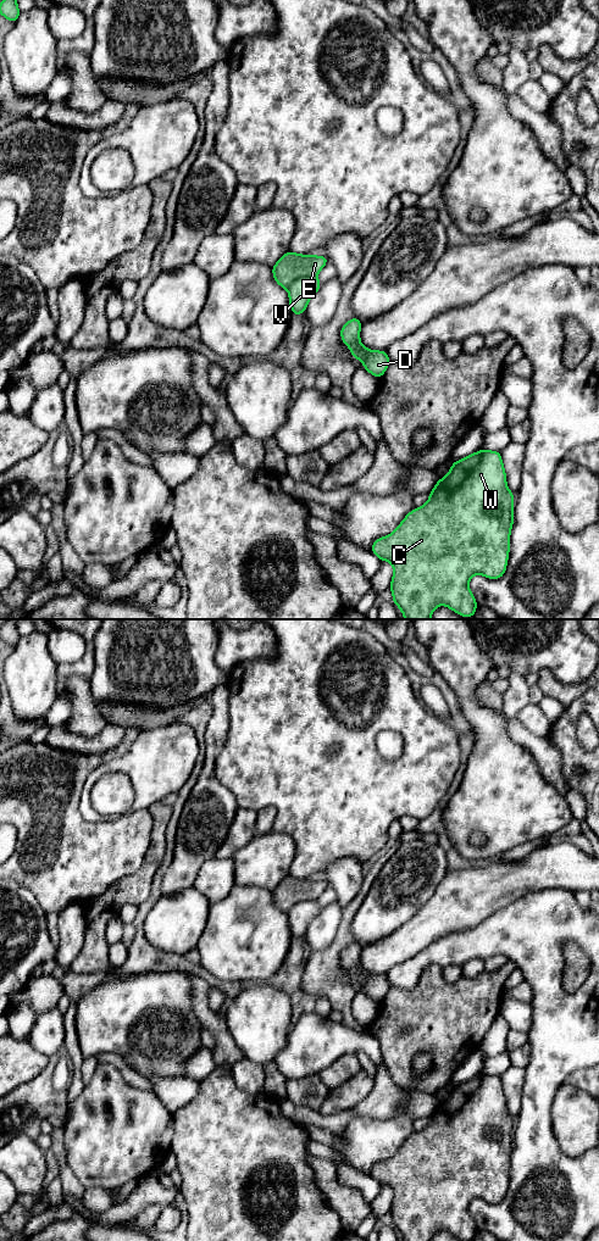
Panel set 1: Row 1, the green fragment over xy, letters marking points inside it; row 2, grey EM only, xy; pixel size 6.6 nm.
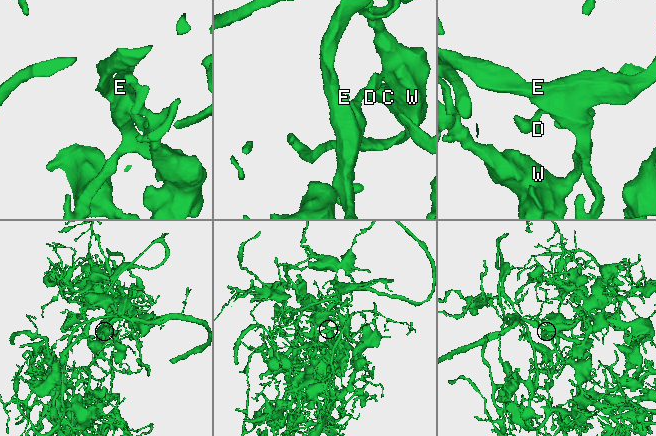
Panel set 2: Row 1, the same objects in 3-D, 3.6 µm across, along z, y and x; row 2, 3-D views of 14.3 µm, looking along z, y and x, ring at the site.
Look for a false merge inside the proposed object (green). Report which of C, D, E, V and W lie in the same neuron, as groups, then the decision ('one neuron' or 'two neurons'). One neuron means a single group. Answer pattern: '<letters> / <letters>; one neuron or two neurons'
C D E V W; one neuron

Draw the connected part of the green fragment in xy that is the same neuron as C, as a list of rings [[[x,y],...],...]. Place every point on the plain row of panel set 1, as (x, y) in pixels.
[[[483,1073],[455,1085],[450,1096],[437,1106],[428,1125],[409,1136],[393,1157],[373,1167],[371,1175],[381,1185],[388,1185],[393,1190],[389,1213],[393,1217],[393,1228],[399,1231],[404,1241],[432,1241],[433,1235],[440,1229],[461,1241],[475,1240],[477,1226],[468,1212],[470,1203],[476,1198],[489,1203],[504,1200],[514,1148],[514,1126],[514,1118],[506,1109],[500,1076]]]

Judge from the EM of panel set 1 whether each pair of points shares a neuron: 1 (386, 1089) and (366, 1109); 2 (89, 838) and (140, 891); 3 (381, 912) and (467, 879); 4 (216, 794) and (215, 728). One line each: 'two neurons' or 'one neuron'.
1: one neuron
2: two neurons
3: two neurons
4: one neuron

